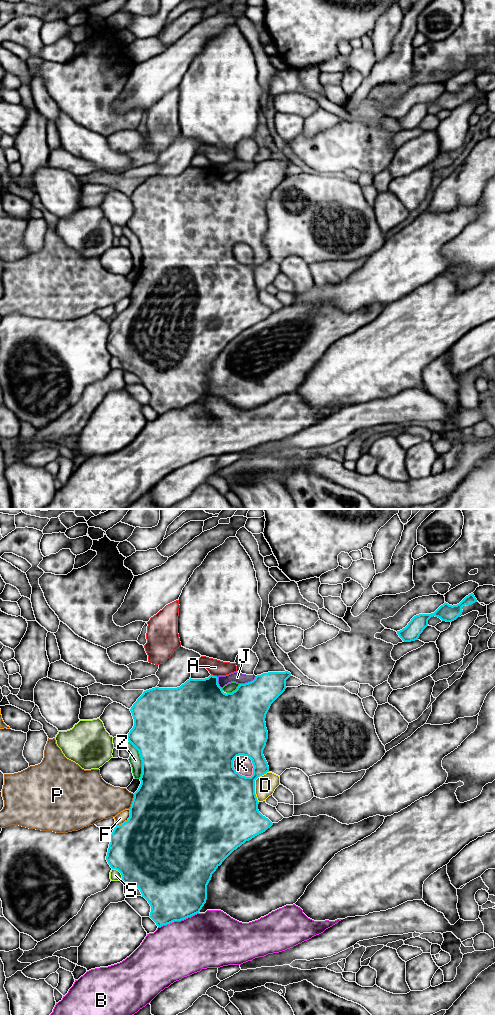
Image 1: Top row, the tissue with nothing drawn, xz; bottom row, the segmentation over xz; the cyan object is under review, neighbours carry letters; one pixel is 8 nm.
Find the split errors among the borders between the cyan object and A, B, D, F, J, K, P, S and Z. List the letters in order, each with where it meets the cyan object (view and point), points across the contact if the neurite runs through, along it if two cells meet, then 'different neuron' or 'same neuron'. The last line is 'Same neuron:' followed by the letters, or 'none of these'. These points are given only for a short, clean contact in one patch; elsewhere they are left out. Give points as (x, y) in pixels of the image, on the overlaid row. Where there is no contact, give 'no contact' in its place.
A: meets cyan in xz at (214, 676); border along xz (211, 674), (217, 677); different neuron
B: meets cyan in xz at (178, 920); different neuron
D: meets cyan in xz at (254, 785); different neuron
F: meets cyan in xz at (127, 820); border along xz (129, 809), (129, 817), (116, 826); different neuron
J: meets cyan in xz at (248, 682); different neuron
K: meets cyan in xz at (235, 770); border along xz (237, 755), (233, 761), (233, 767), (240, 774), (250, 777); different neuron
P: meets cyan in xz at (132, 802); different neuron
S: meets cyan in xz at (120, 872); different neuron
Z: meets cyan in xz at (141, 759); different neuron
Same neuron: none of these

